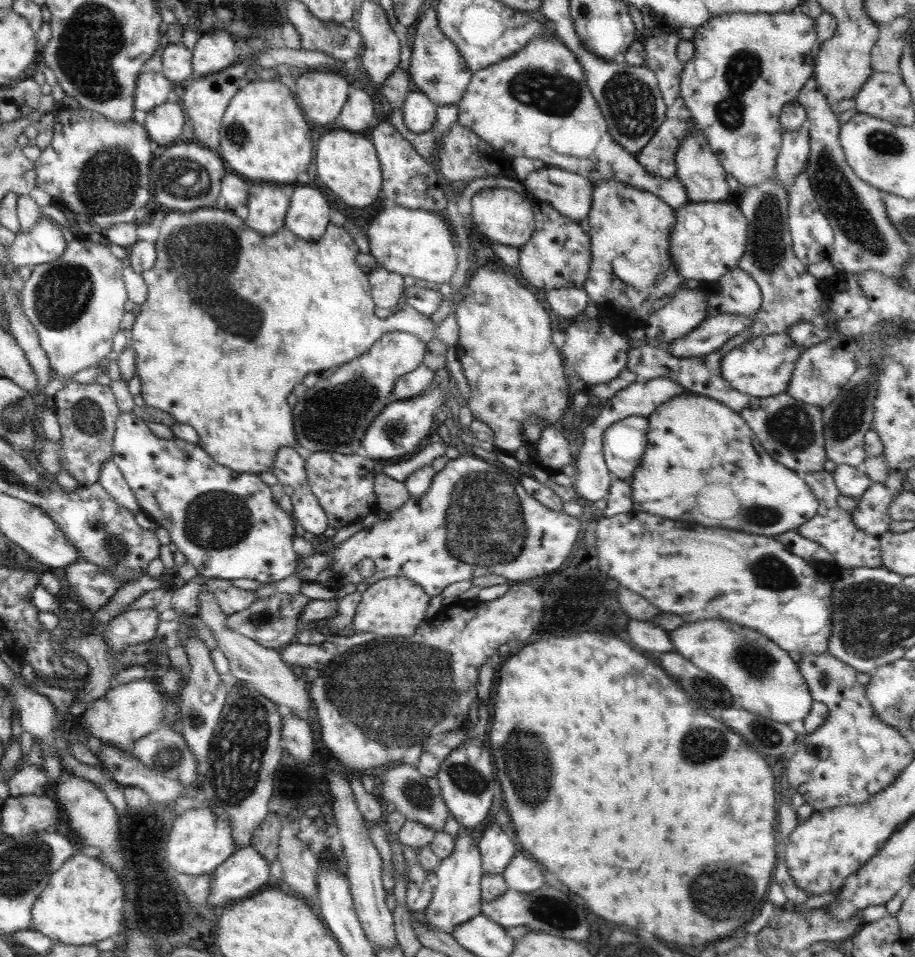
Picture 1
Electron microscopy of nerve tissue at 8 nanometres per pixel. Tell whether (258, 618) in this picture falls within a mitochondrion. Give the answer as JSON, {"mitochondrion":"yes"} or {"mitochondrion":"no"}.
{"mitochondrion":"yes"}

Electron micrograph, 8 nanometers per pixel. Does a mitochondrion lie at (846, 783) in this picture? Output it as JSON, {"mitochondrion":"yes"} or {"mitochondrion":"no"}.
{"mitochondrion":"no"}

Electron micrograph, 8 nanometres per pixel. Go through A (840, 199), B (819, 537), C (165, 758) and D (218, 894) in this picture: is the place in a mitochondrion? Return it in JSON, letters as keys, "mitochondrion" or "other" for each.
{"A":"mitochondrion","B":"other","C":"mitochondrion","D":"other"}

